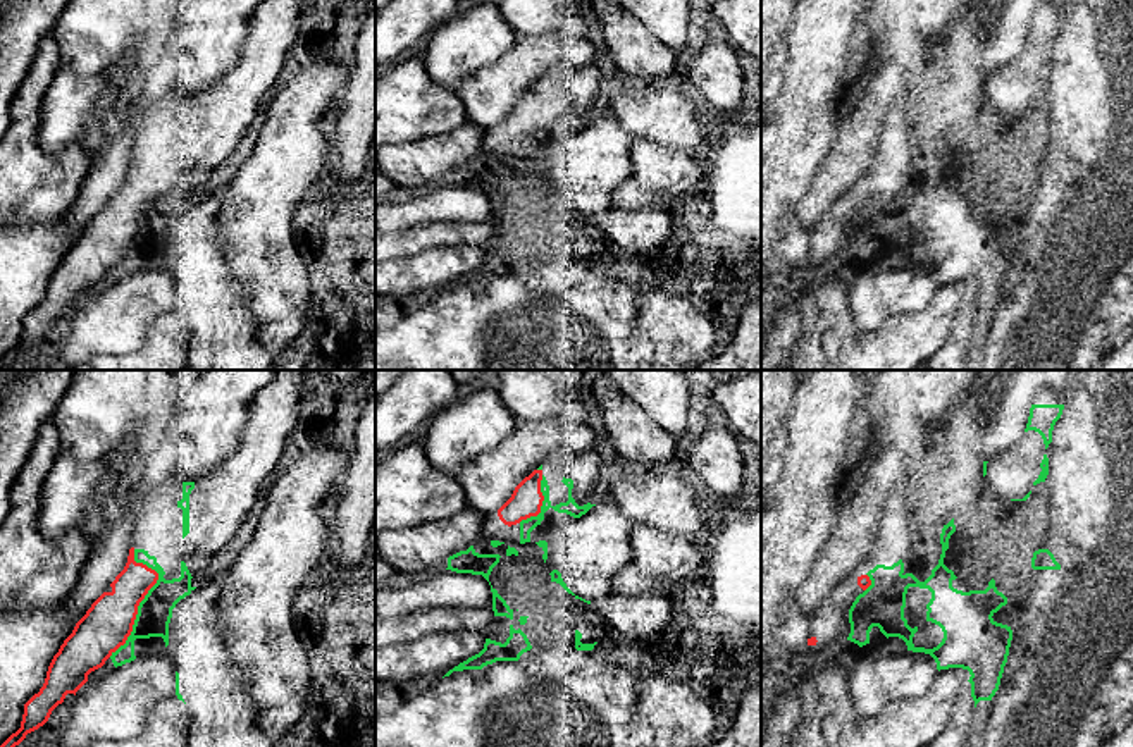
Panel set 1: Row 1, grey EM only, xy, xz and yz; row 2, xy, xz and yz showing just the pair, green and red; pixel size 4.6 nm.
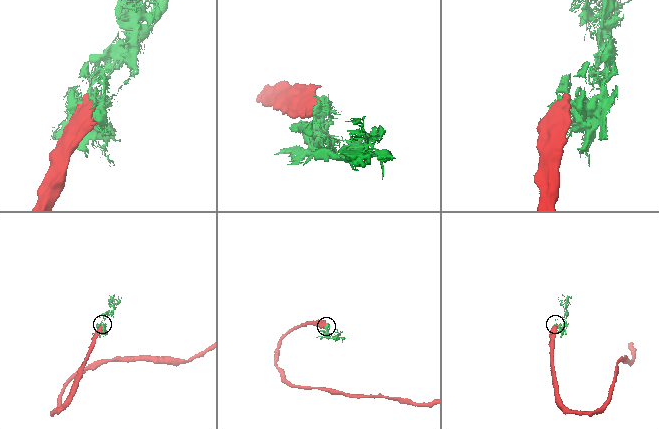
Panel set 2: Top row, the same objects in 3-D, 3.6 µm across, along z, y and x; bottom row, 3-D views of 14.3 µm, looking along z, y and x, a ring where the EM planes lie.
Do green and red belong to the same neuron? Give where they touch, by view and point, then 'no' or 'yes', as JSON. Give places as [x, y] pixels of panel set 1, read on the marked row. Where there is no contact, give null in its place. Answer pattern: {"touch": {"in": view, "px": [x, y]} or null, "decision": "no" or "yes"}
{"touch": {"in": "xy", "px": [143, 599]}, "decision": "yes"}

